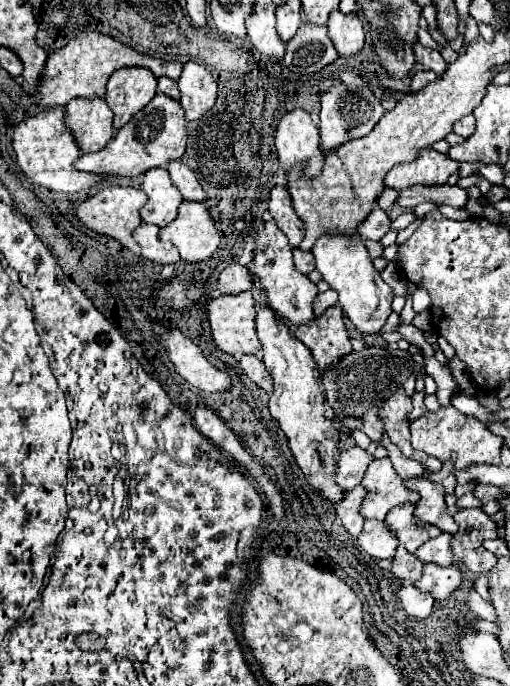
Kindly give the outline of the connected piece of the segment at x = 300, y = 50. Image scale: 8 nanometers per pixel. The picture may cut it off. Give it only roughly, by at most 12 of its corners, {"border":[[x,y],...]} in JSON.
{"border":[[303,20],[283,64],[313,74],[337,60],[327,28]]}

